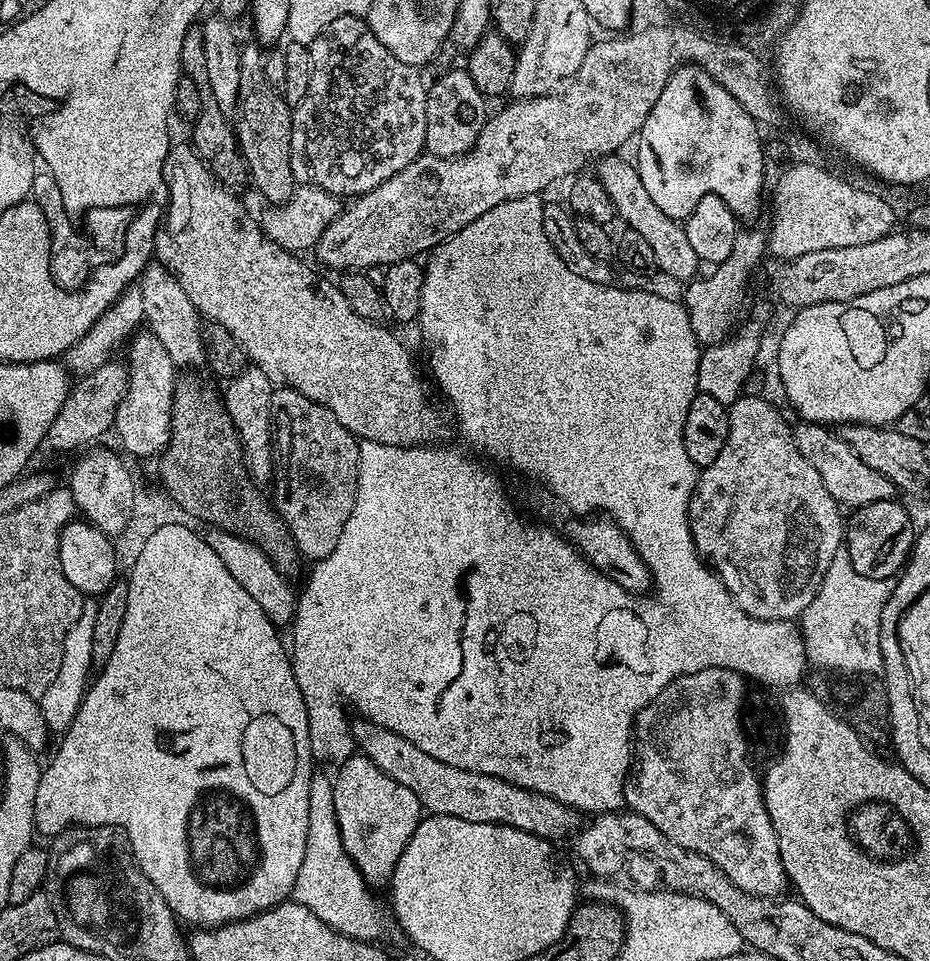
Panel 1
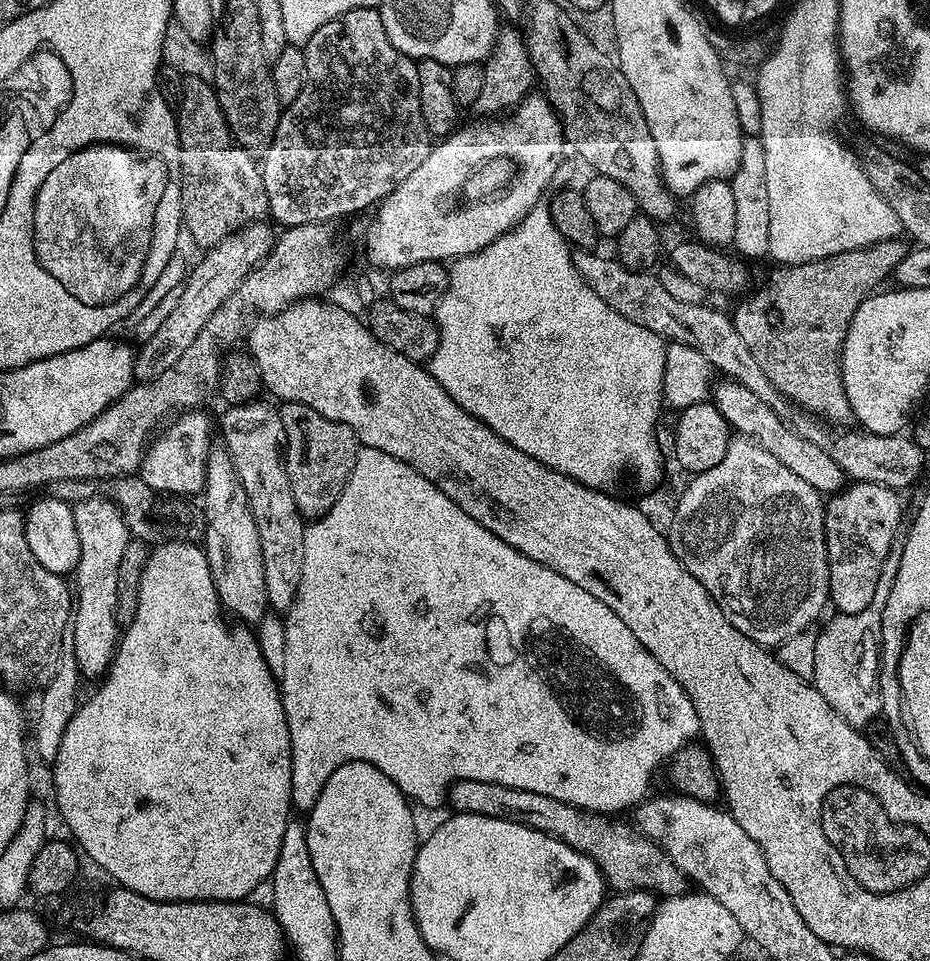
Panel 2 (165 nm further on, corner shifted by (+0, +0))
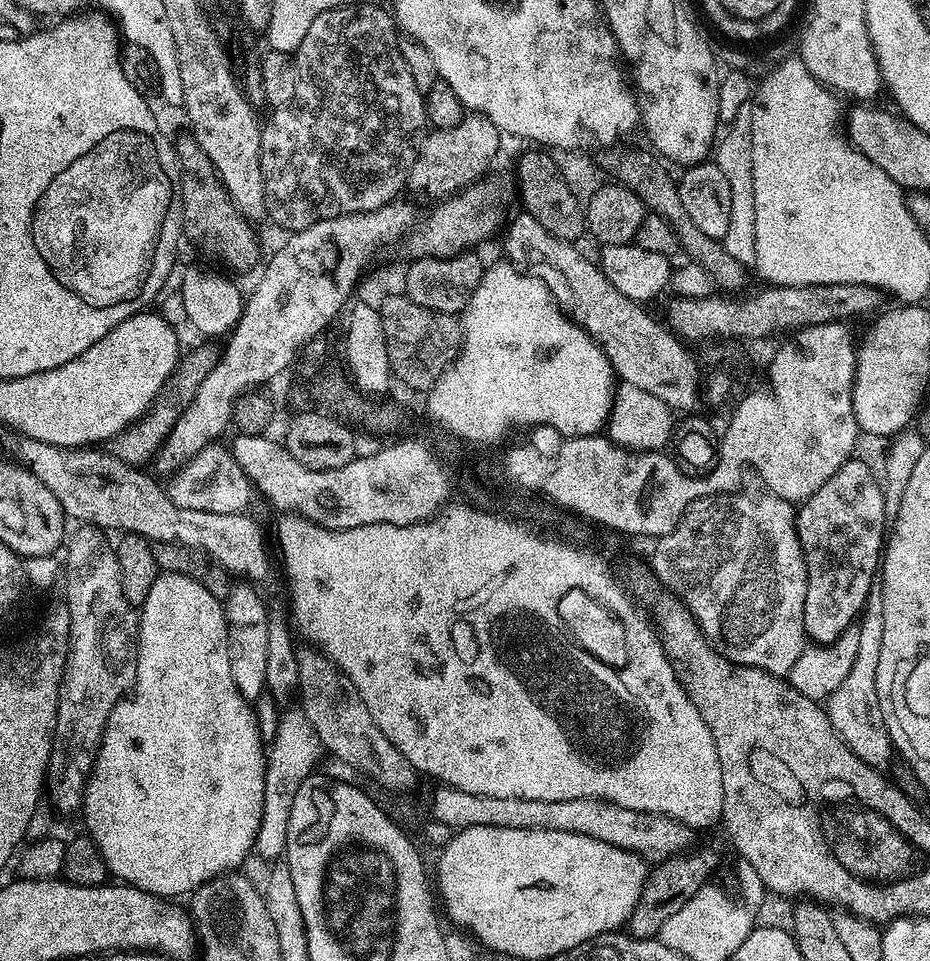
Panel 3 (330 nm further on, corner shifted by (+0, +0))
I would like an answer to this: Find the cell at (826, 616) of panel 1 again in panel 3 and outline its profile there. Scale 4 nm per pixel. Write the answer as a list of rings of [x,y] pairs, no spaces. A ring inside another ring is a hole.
[[[874,582],[870,586],[868,602],[859,617],[860,633],[858,634],[858,655],[854,657],[854,666],[850,674],[842,681],[842,686],[834,690],[826,701],[826,711],[834,730],[846,742],[846,746],[862,762],[866,762],[872,768],[887,769],[894,759],[892,746],[893,733],[888,732],[888,724],[884,721],[886,708],[879,704],[878,689],[875,686],[877,677],[878,654],[882,645],[882,590],[880,582]]]

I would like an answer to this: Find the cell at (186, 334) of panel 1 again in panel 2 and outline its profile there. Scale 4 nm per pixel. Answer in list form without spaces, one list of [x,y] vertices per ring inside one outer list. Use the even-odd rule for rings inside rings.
[[[218,448],[209,453],[204,487],[202,546],[208,559],[210,574],[214,578],[216,593],[223,611],[229,617],[237,616],[240,619],[237,621],[255,626],[270,608],[266,594],[266,578],[262,574],[262,546],[258,542],[257,526],[254,525],[253,515],[250,514],[246,492],[237,478],[237,472],[227,451]]]

